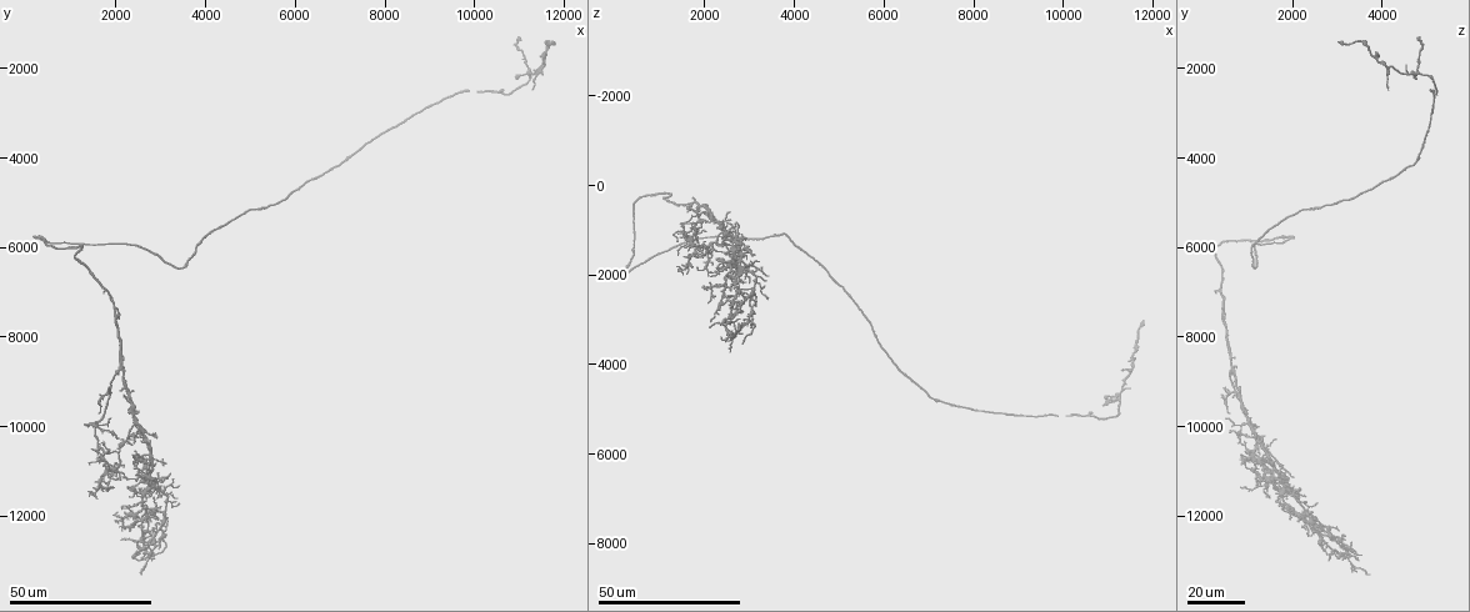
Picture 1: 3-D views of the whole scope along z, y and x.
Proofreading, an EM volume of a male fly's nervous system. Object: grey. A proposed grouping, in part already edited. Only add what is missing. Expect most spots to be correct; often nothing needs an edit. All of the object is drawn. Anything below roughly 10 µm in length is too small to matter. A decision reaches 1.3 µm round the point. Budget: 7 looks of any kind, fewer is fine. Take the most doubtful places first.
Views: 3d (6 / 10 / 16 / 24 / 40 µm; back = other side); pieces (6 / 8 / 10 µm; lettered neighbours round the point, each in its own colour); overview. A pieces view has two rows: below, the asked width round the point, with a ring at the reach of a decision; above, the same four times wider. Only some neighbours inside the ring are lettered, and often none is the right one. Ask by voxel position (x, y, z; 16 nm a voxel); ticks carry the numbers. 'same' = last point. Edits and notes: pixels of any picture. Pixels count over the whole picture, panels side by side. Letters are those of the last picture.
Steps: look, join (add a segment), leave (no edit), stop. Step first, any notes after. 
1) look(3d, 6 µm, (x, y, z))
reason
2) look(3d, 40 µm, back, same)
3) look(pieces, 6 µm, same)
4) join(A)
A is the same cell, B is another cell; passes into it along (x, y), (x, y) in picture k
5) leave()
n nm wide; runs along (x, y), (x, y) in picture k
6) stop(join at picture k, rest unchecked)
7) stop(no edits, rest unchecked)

look(3d, 24 µm, (2900, 10200, 1150))
an open end

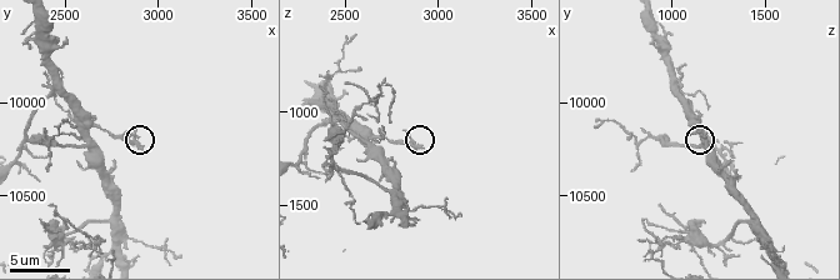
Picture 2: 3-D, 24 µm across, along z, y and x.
look(pieces, 6 µm, (2920, 10240, 1180))

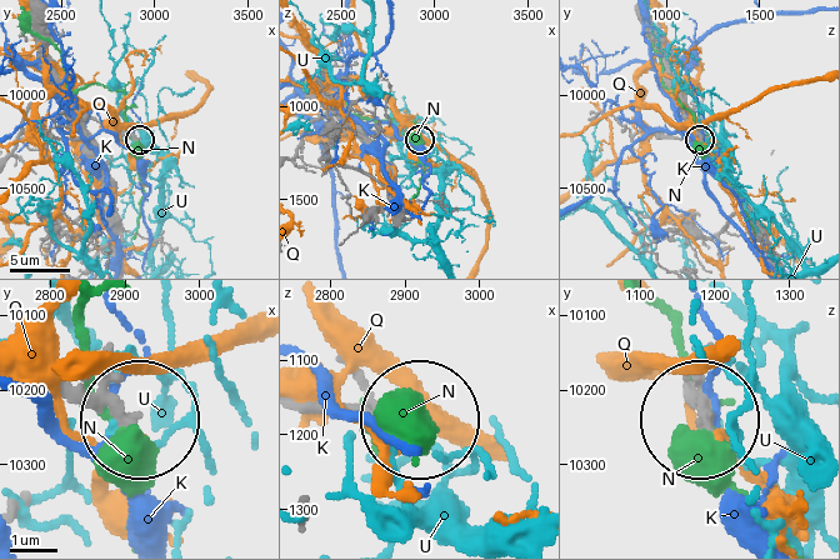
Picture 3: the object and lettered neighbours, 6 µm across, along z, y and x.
leave()
K, N, Q and U are other cells; runs along (25, 370), (96, 390), (128, 419) in picture 3; no lettered segment goes on from it

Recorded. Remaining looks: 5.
look(3d, 16 µm, (2500, 13300, 3650))
branch stops here

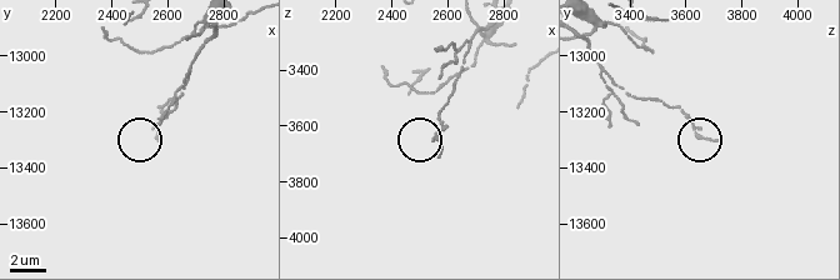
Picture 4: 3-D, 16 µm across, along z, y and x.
look(pieces, 6 µm, (2570, 13300, 3710))

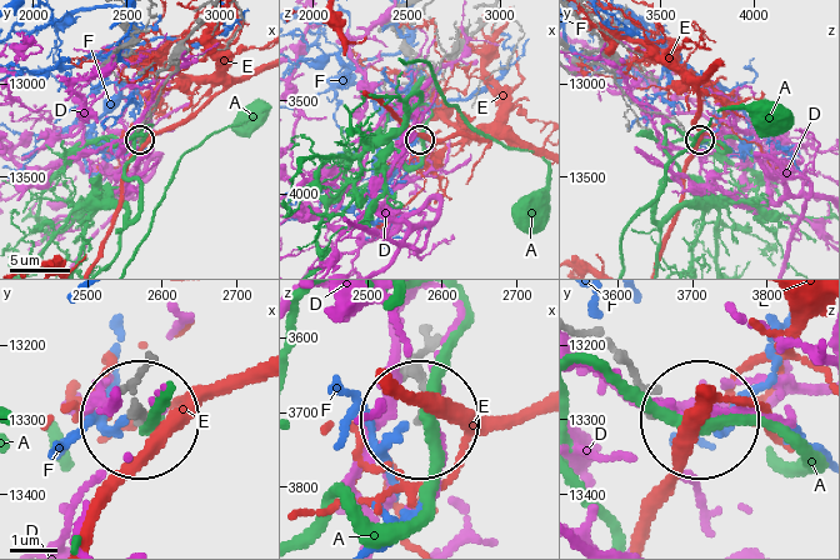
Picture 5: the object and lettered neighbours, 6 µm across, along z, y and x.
leave()
110 nm wide; A, D, E and F are other cells; no lettered segment goes on from it

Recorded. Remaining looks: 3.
look(3d, 24 µm, (11750, 1350, 3050))
tapers out

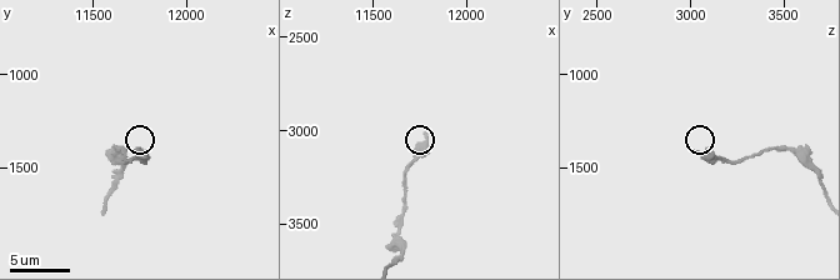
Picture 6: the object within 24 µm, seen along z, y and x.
look(pieces, 10 µm, (11780, 1400, 3020))

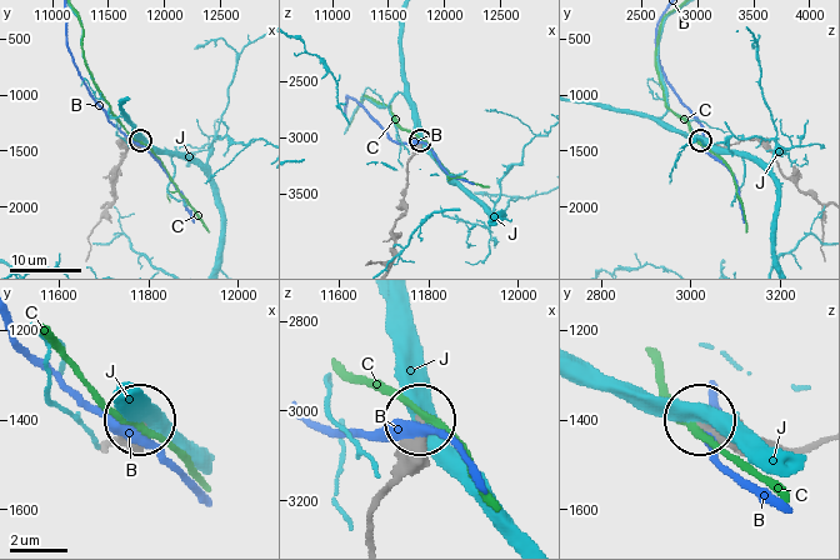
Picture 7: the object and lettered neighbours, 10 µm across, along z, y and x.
leave()
180 nm wide; B, C and J are other cells; none of them fits

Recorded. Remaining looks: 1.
stop(no edits, rest unchecked)

